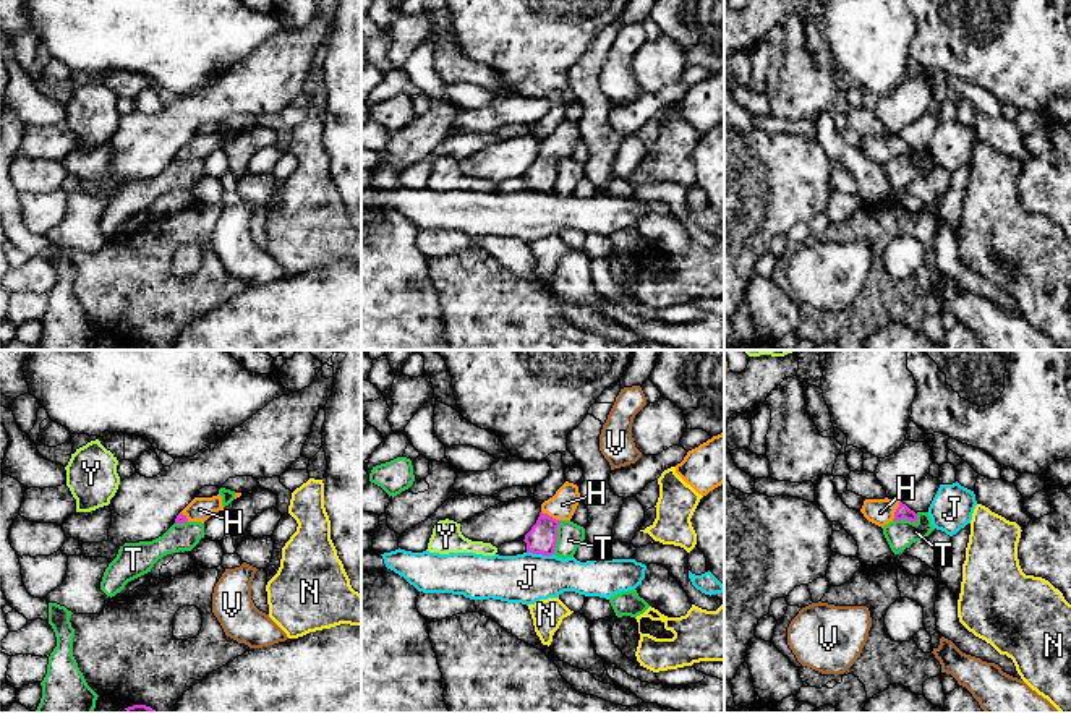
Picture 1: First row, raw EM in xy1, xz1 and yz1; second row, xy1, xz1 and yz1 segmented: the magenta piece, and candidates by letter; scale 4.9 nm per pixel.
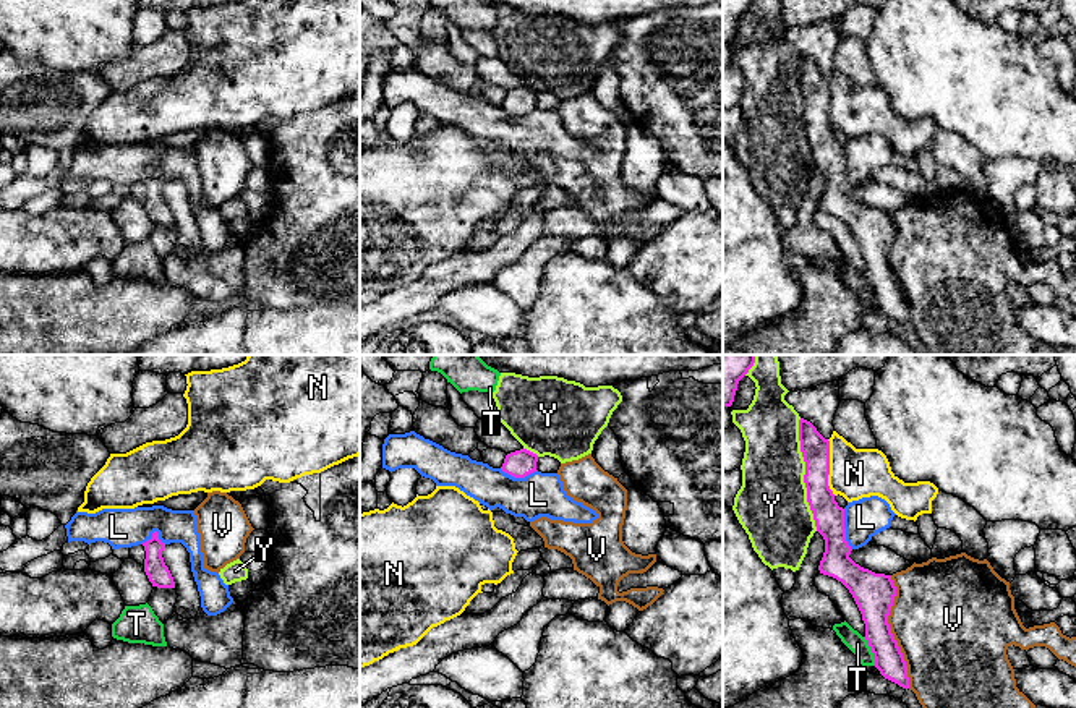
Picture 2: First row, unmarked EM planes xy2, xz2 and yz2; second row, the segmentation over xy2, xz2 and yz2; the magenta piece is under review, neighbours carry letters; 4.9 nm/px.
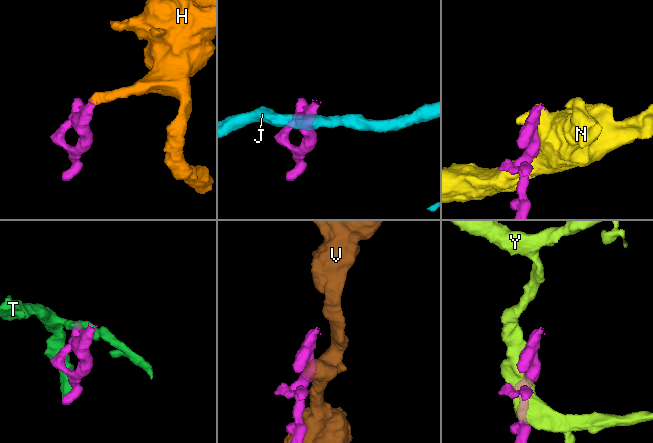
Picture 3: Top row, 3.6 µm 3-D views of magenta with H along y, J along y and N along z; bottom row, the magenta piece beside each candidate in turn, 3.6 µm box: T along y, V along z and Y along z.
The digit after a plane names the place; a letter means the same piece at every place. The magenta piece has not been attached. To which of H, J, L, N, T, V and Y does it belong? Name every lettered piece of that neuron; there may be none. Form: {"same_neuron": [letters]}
{"same_neuron": ["H"]}

